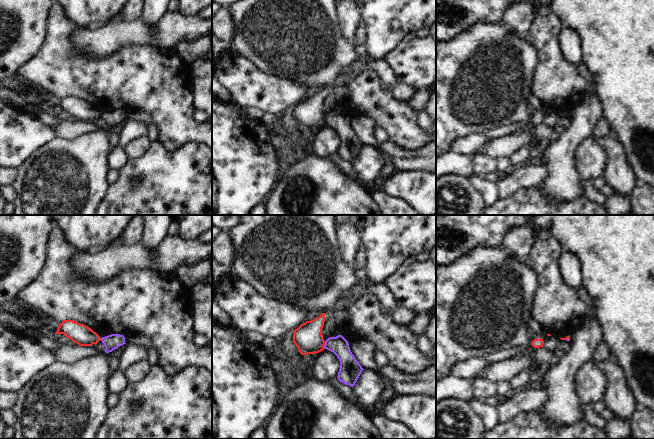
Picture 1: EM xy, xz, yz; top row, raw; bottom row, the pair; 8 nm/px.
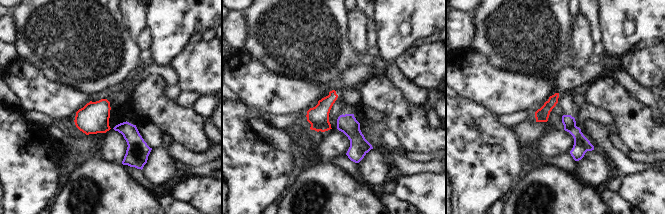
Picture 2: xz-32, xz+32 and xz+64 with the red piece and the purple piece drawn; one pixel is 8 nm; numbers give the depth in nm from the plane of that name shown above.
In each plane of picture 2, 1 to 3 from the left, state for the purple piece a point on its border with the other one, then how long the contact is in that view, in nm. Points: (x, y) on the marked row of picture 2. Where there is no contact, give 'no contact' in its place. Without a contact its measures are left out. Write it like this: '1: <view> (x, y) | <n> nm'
1: no contact
2: no contact
3: no contact

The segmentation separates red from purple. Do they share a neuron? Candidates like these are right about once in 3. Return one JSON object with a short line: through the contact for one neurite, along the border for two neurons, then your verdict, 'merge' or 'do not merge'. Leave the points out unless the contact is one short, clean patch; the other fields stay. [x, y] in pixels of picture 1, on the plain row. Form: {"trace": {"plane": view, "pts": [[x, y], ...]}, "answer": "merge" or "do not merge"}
{"trace": {"plane": "xz", "pts": [[325, 117], [324, 124]]}, "answer": "do not merge"}

